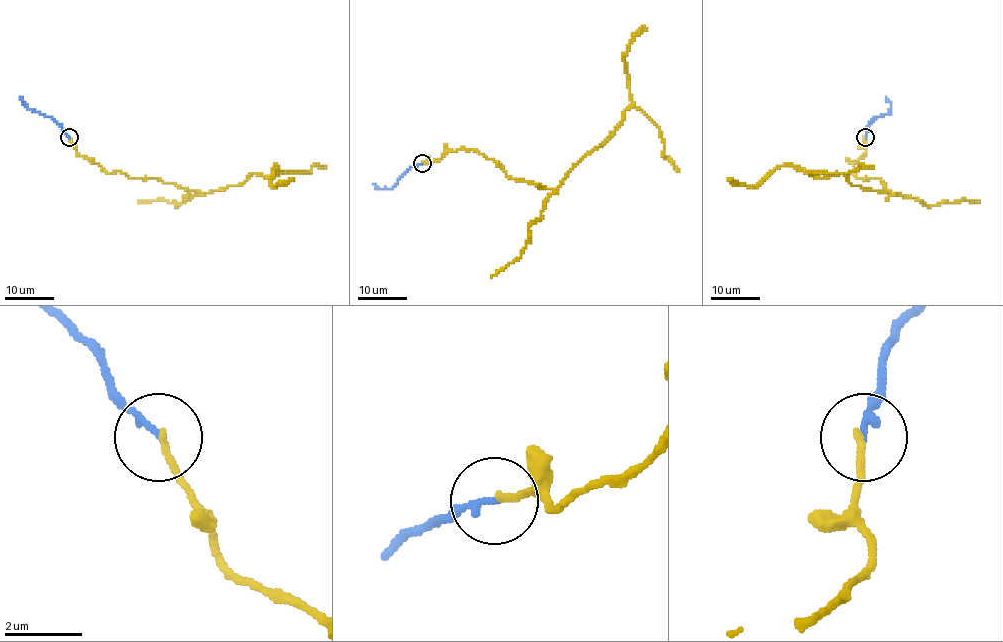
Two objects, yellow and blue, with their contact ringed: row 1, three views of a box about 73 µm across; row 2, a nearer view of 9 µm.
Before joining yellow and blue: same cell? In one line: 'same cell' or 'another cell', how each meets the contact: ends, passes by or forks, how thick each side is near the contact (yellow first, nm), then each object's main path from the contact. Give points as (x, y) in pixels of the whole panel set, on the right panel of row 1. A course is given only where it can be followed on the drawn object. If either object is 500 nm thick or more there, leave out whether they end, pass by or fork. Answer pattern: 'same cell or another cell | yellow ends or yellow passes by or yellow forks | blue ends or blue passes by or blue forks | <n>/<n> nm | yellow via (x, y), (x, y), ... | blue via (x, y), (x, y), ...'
same cell | yellow ends | blue ends | 180/190 nm | yellow via (865, 137), (850, 172), (879, 179), (890, 192), (780, 165), (754, 186), (727, 179) | blue via (865, 137), (868, 124), (890, 111), (885, 96)

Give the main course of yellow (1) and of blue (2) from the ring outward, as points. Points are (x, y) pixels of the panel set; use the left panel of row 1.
1: (70, 137), (107, 172), (194, 191), (271, 177), (276, 165), (275, 186), (291, 179)
2: (68, 137), (52, 118), (31, 111), (20, 96)

